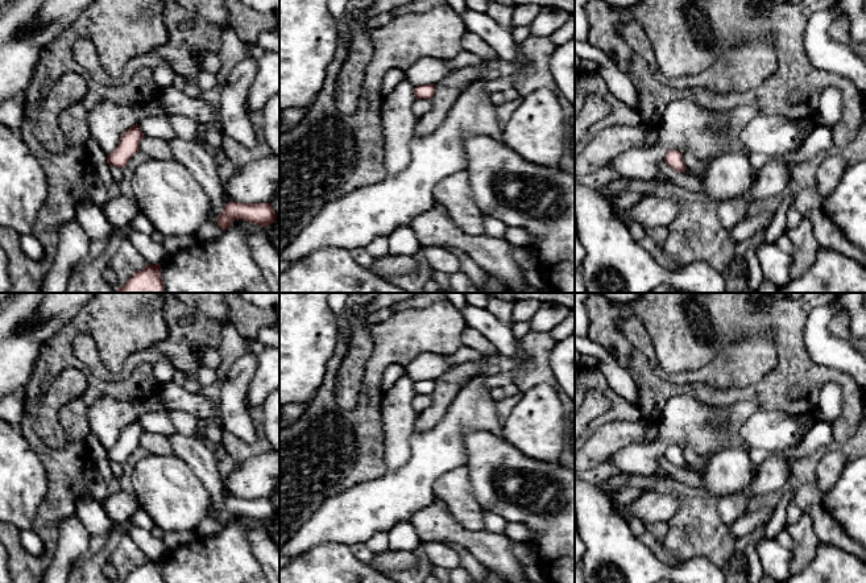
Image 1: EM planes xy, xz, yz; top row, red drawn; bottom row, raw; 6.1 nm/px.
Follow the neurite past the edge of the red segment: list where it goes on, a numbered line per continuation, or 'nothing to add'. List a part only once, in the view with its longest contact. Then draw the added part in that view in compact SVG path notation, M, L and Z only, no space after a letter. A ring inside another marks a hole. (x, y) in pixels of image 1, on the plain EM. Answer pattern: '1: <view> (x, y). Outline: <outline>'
nothing to add

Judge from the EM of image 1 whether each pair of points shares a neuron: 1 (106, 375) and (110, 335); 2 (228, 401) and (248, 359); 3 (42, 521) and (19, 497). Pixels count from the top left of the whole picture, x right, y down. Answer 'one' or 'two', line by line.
1: two
2: one
3: two

